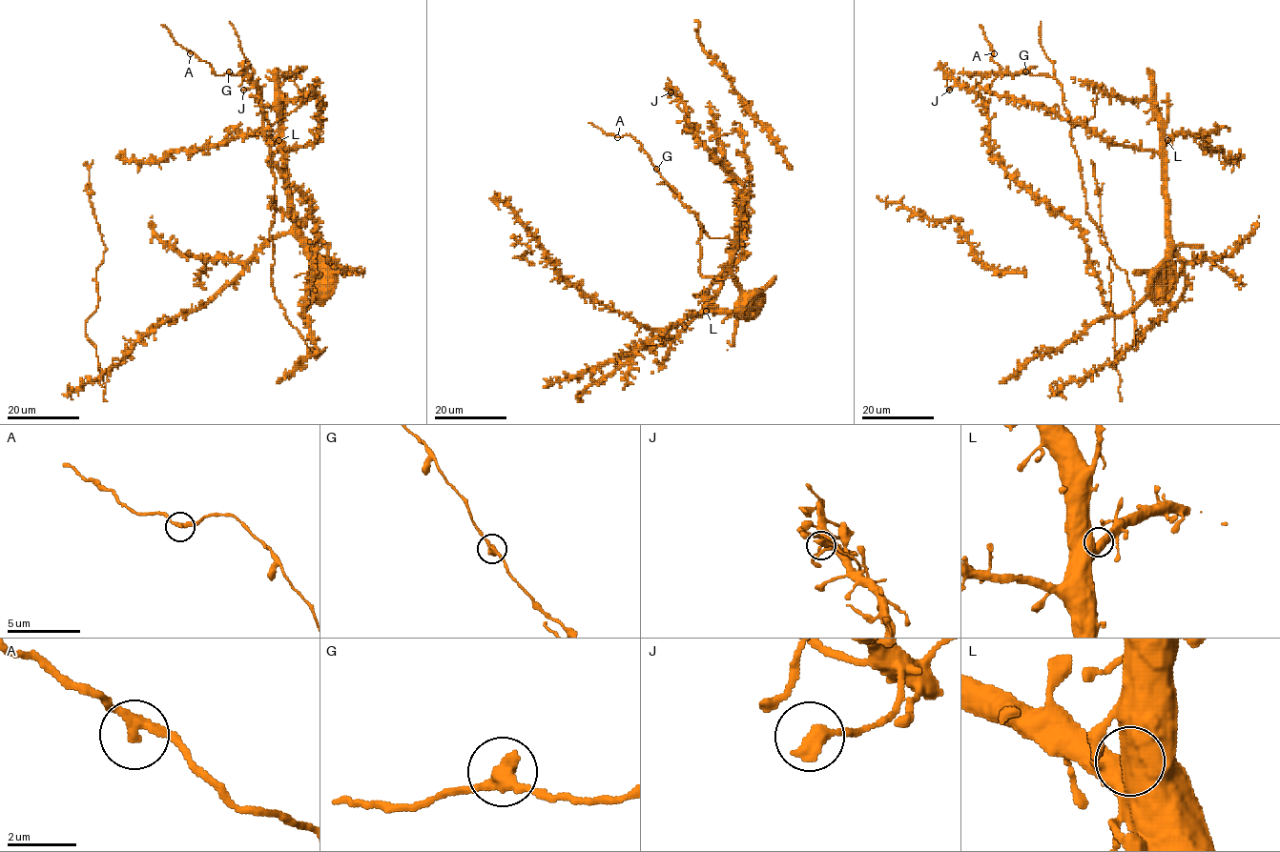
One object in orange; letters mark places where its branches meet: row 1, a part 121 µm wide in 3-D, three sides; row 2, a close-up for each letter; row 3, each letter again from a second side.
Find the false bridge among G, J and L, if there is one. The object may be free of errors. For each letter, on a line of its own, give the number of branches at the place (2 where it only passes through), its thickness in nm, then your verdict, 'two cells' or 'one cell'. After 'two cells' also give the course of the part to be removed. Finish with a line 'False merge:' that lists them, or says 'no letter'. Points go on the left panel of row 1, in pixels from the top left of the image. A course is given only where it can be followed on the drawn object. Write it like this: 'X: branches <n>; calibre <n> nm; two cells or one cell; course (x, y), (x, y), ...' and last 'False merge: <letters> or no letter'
G: branches 2; calibre 380 nm; one cell
J: branches 2; calibre 320 nm; one cell
L: branches 2; calibre 500 nm; one cell
False merge: no letter

